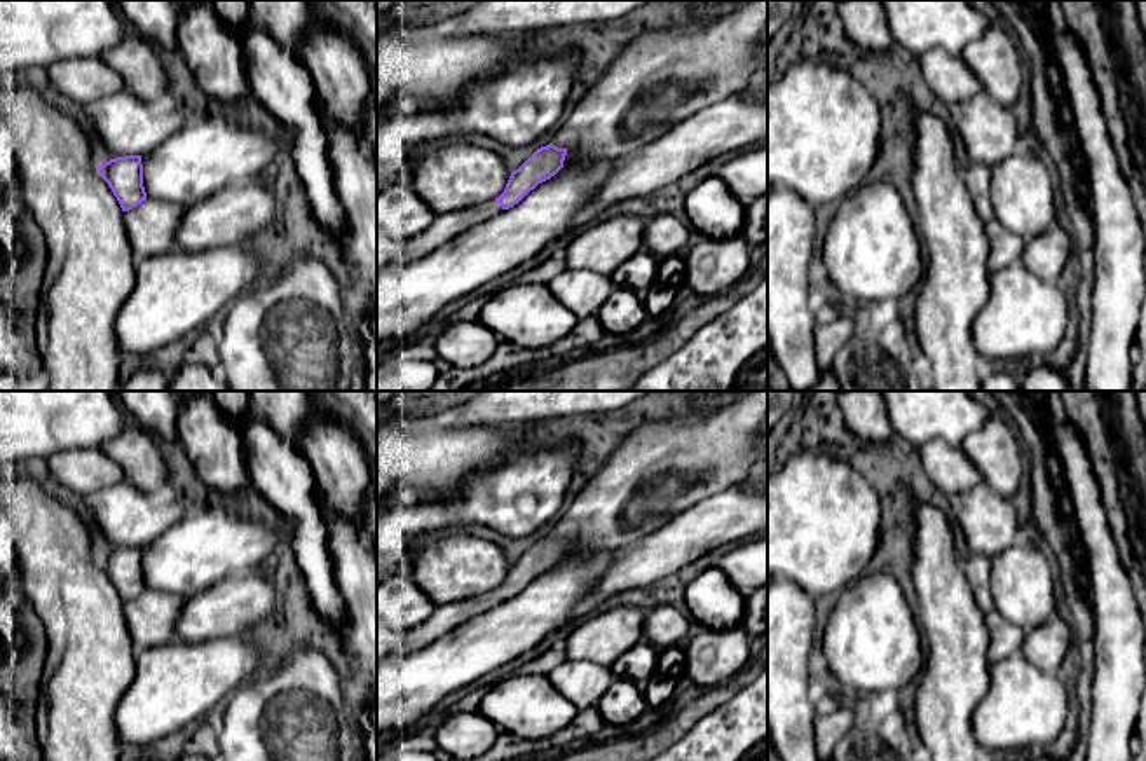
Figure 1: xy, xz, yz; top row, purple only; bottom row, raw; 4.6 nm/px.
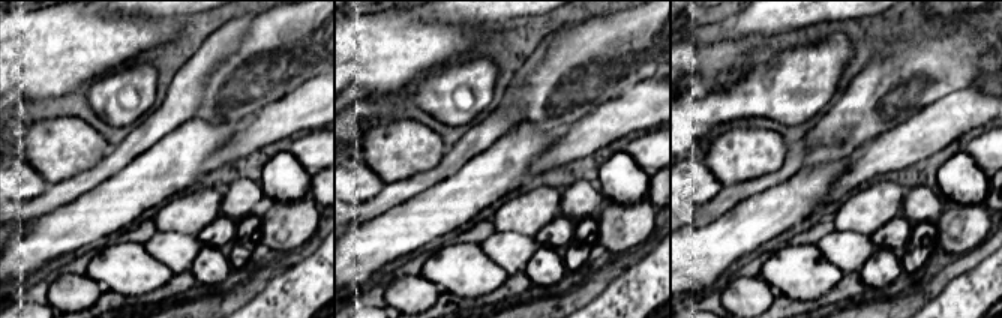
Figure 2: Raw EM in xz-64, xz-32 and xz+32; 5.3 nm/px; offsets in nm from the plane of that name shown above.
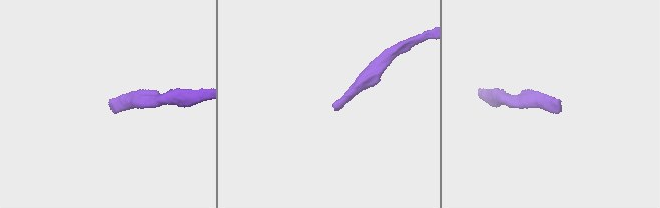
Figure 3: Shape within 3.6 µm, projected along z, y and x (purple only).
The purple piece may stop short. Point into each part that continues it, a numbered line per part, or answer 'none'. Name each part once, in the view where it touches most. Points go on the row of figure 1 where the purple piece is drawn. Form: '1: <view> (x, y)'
1: xz (443, 227)

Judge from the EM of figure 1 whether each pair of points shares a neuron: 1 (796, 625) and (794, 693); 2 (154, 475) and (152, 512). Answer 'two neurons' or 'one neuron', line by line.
1: one neuron
2: two neurons

